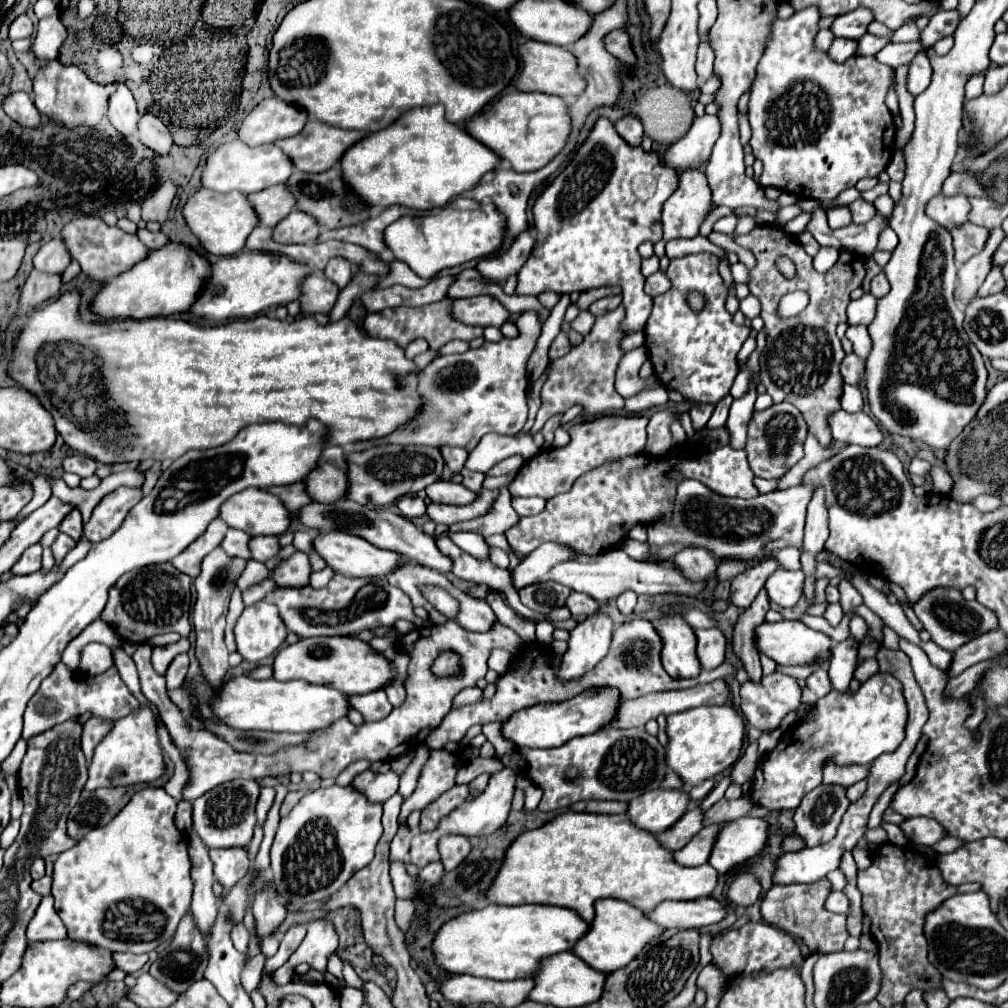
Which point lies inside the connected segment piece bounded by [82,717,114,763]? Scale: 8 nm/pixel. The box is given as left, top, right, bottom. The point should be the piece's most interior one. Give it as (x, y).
(95, 729)

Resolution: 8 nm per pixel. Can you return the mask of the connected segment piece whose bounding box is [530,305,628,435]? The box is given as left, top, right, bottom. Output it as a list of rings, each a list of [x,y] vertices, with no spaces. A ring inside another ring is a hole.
[[[624,305],[600,315],[596,319],[592,331],[588,335],[584,335],[584,341],[580,345],[572,347],[564,357],[550,361],[548,379],[540,393],[542,407],[538,409],[530,435],[536,435],[552,415],[560,415],[566,409],[570,409],[572,405],[580,405],[584,409],[582,411],[584,419],[606,415],[606,413],[612,413],[612,411],[618,411],[624,407],[624,399],[614,389],[616,369],[624,355],[624,351],[620,349],[620,341],[628,335],[628,331],[624,331],[620,325],[624,317],[626,317]]]

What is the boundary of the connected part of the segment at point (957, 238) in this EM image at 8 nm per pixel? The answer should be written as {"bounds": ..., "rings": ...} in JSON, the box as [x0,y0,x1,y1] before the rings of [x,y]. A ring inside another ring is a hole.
{"bounds":[952,223,988,265],"rings":[[[964,223],[960,227],[952,229],[952,239],[954,239],[954,251],[956,251],[956,263],[962,265],[966,259],[982,251],[986,239],[988,239],[988,229],[974,225],[974,223]]]}

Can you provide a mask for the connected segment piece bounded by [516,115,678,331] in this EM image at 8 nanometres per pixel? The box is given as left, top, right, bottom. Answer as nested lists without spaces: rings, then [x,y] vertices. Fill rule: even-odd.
[[[600,115],[594,123],[594,127],[590,129],[586,141],[582,143],[582,147],[574,153],[572,161],[564,167],[564,171],[538,195],[538,199],[534,201],[534,227],[536,227],[536,245],[528,257],[528,261],[522,265],[522,269],[518,271],[518,287],[516,287],[516,293],[518,295],[540,295],[544,291],[554,291],[554,293],[572,293],[572,291],[588,291],[588,289],[594,289],[594,287],[606,287],[606,285],[618,285],[622,289],[622,297],[624,297],[624,305],[626,309],[630,309],[630,317],[626,317],[626,321],[622,323],[628,331],[642,331],[646,327],[646,321],[652,313],[652,305],[654,305],[654,299],[650,295],[644,293],[644,285],[642,285],[642,273],[640,273],[640,253],[638,253],[638,245],[642,241],[652,241],[656,243],[658,239],[662,239],[662,223],[660,223],[660,211],[662,211],[662,205],[664,201],[676,191],[678,187],[678,175],[674,169],[670,169],[664,161],[660,161],[660,155],[656,151],[644,151],[642,147],[630,147],[614,129],[614,125],[604,117]],[[638,177],[644,177],[646,181],[646,191],[642,191],[642,183],[640,183],[640,193],[634,189],[634,179]]]

